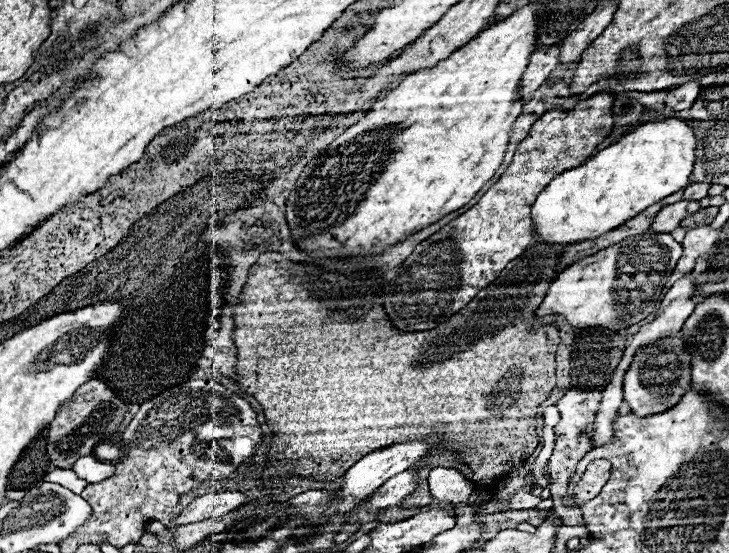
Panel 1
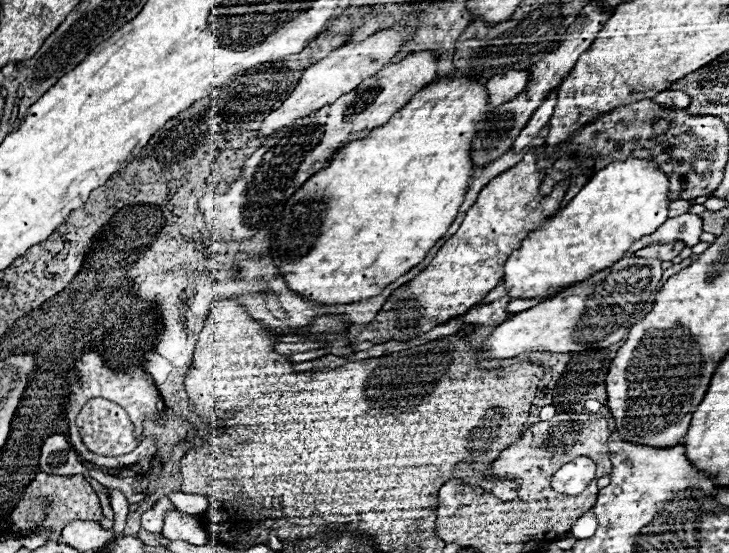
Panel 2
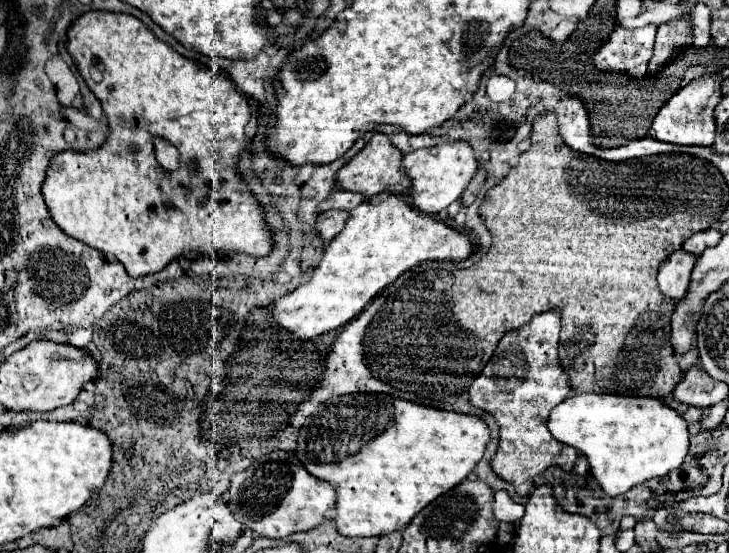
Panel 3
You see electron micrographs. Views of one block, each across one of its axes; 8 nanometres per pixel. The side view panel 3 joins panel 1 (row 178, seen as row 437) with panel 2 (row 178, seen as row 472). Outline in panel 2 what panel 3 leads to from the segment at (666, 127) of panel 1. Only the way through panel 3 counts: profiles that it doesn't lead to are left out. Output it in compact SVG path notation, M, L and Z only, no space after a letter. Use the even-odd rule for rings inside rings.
M630 158L626 162L608 164L590 178L590 182L568 202L564 210L560 210L554 218L546 220L542 228L530 232L522 246L512 252L512 256L504 264L502 276L508 298L552 298L554 294L560 294L562 290L590 278L594 272L610 268L624 258L626 250L636 240L652 234L658 226L662 226L662 222L668 218L668 204L668 176L660 172L652 162Z

